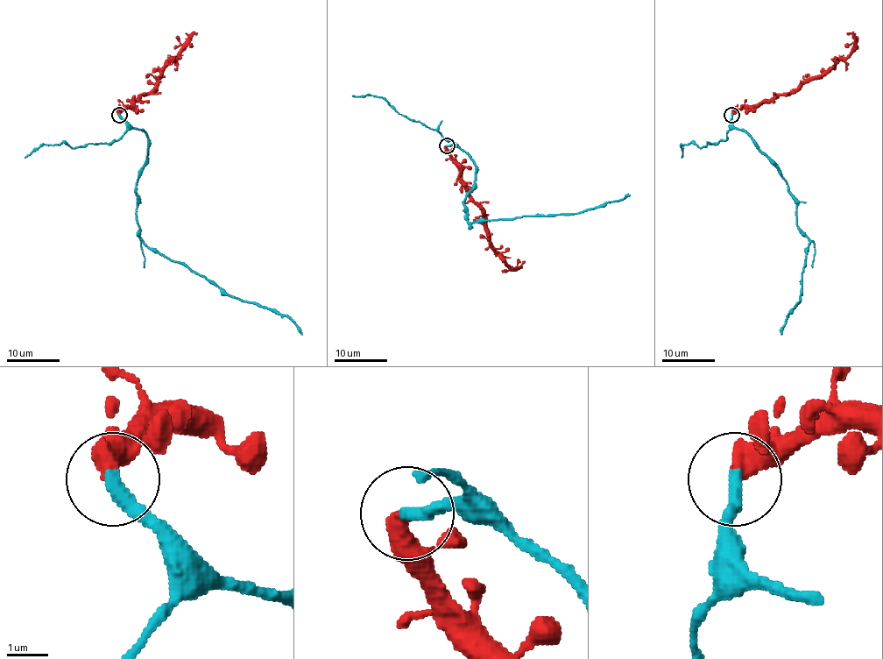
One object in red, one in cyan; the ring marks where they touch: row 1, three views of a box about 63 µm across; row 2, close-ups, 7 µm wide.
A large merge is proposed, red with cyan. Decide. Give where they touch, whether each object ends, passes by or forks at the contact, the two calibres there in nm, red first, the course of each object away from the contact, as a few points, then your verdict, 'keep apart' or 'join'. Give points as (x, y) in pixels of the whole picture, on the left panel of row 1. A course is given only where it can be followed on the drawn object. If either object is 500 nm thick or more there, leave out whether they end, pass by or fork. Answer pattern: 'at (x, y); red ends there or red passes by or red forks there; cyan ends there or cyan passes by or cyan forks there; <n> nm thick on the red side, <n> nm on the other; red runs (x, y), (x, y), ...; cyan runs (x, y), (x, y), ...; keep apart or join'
at (119, 115); 500 nm thick on the red side, 360 nm on the other; red runs (119, 115), (157, 83), (159, 73), (197, 32); cyan runs (119, 115), (148, 138), (148, 162), (136, 185), (136, 222), (143, 241), (232, 296), (286, 315), (302, 335); keep apart

